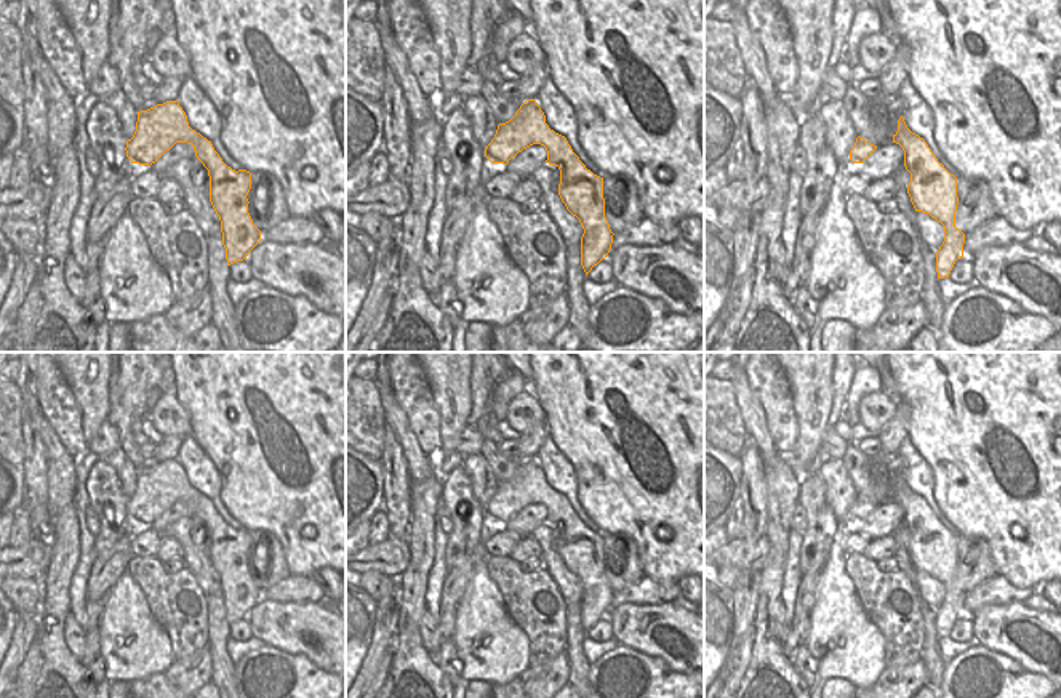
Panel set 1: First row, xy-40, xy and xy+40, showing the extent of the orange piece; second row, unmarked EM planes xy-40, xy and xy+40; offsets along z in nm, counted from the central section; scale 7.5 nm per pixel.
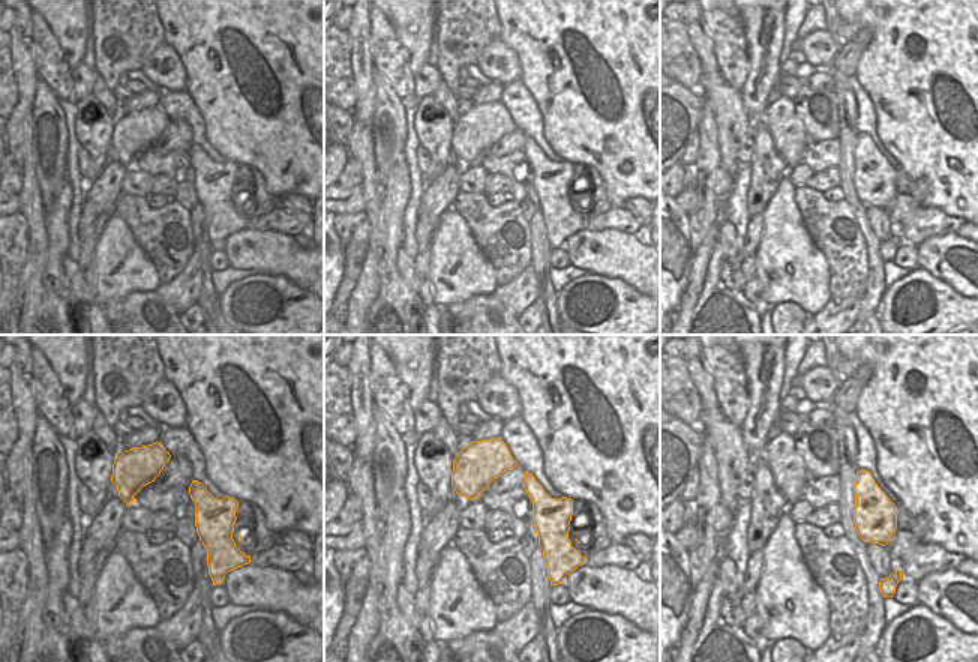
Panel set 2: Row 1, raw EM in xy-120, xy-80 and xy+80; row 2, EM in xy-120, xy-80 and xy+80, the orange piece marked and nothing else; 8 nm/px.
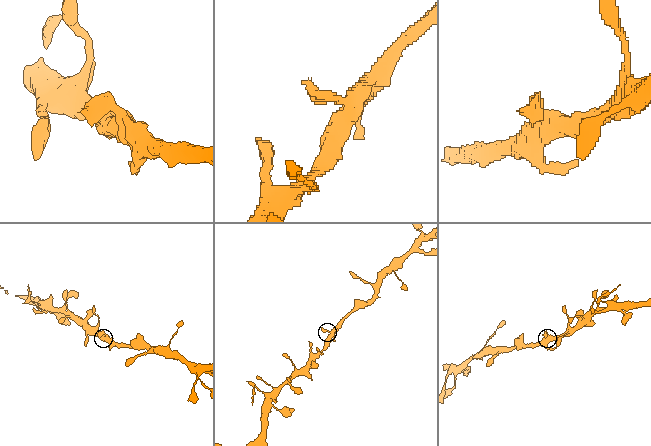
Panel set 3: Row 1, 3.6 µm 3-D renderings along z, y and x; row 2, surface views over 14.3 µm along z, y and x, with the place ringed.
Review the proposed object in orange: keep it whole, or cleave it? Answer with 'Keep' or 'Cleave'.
Keep

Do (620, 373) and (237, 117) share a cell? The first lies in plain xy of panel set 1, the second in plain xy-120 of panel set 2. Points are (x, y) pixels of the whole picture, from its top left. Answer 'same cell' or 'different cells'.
same cell

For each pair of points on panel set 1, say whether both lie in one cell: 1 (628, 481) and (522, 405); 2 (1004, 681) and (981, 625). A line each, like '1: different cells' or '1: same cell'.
1: different cells
2: different cells

